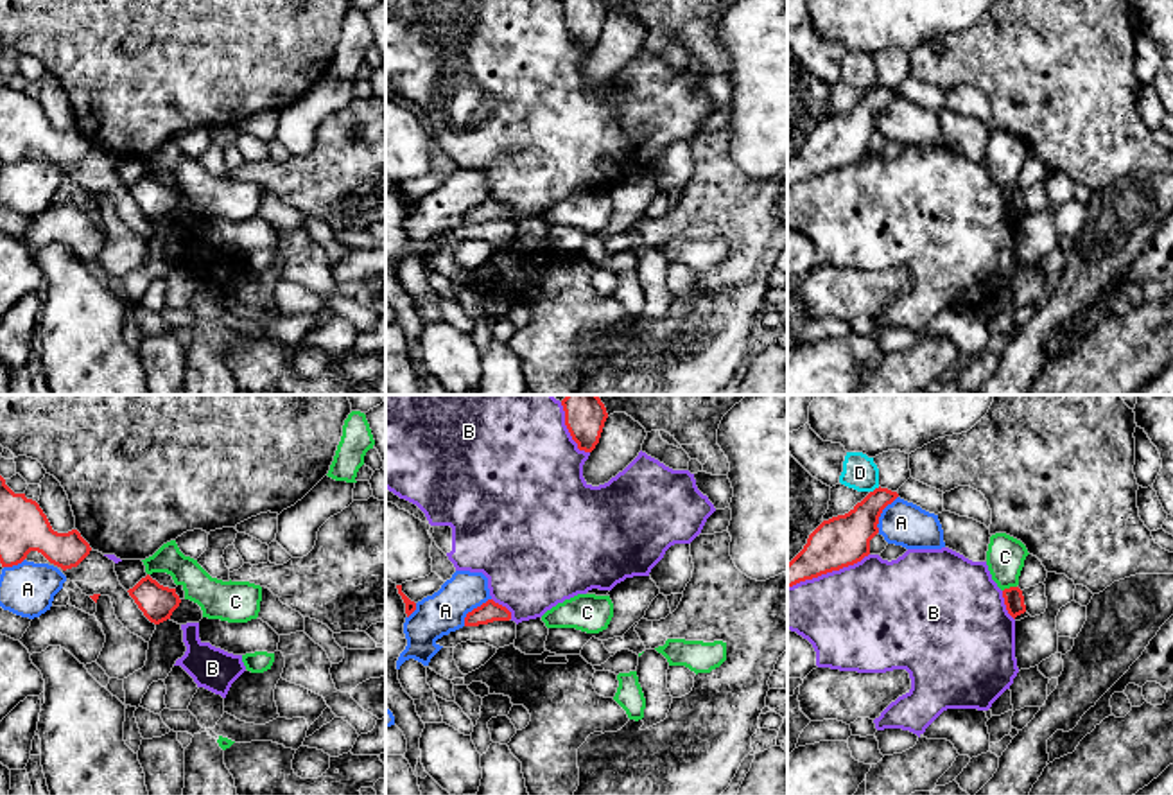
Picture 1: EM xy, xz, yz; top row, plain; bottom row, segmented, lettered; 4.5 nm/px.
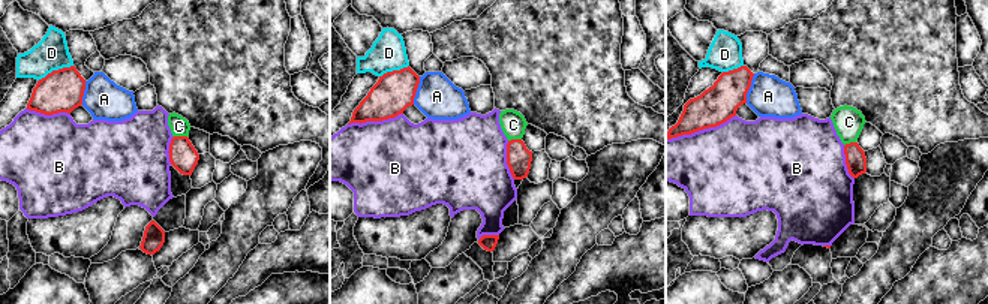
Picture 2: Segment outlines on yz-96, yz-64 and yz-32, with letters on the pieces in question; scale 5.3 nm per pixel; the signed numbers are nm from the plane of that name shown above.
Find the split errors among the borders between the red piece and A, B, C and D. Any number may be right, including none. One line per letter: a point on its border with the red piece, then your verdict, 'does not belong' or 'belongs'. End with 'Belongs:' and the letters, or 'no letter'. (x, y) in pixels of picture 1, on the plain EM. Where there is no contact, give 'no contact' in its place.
A: yz (881, 110) | does not belong
B: yz (827, 169) | does not belong
C: yz (1010, 185) | does not belong
D: yz (876, 87) | does not belong
Belongs: no letter

